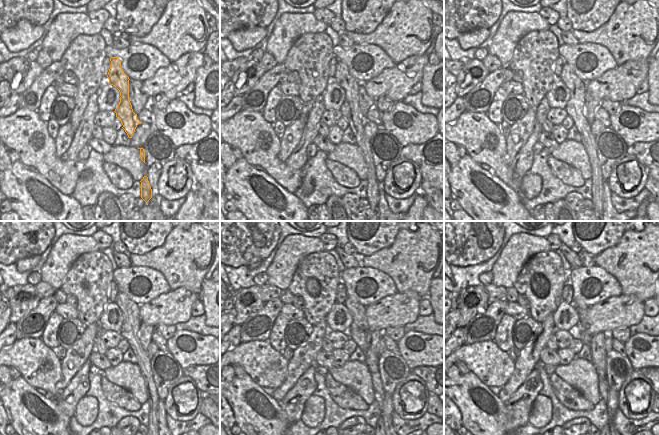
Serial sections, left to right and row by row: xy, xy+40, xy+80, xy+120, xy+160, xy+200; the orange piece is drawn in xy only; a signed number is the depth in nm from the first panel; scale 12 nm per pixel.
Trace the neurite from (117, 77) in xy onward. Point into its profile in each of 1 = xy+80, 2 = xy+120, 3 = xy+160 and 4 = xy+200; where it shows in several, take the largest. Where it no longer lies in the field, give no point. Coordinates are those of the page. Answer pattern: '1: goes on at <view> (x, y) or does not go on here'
1: goes on at xy+80 (575, 106)
2: goes on at xy+120 (131, 311)
3: goes on at xy+160 (359, 327)
4: goes on at xy+200 (579, 331)

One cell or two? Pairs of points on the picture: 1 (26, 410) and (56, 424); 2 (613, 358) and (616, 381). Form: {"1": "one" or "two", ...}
{"1": "one", "2": "one"}

